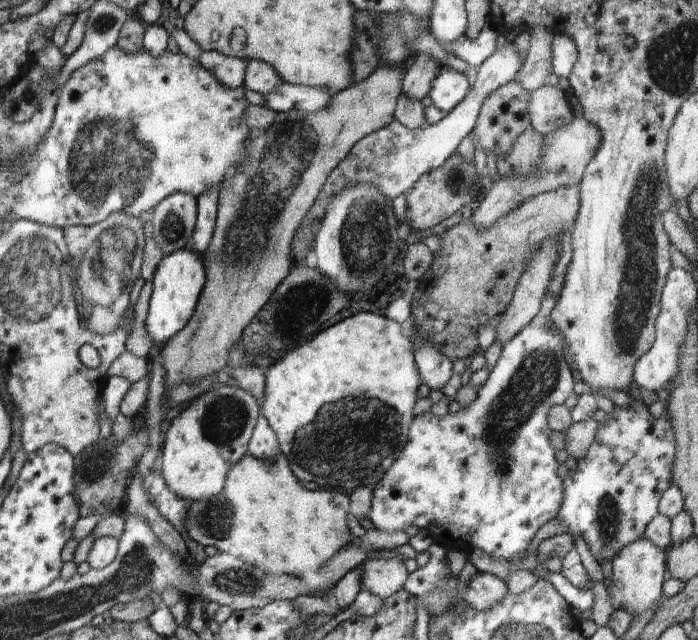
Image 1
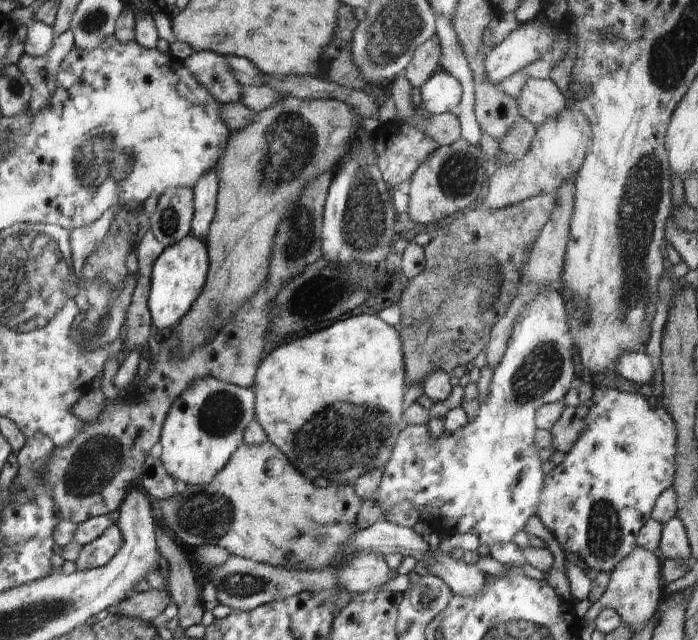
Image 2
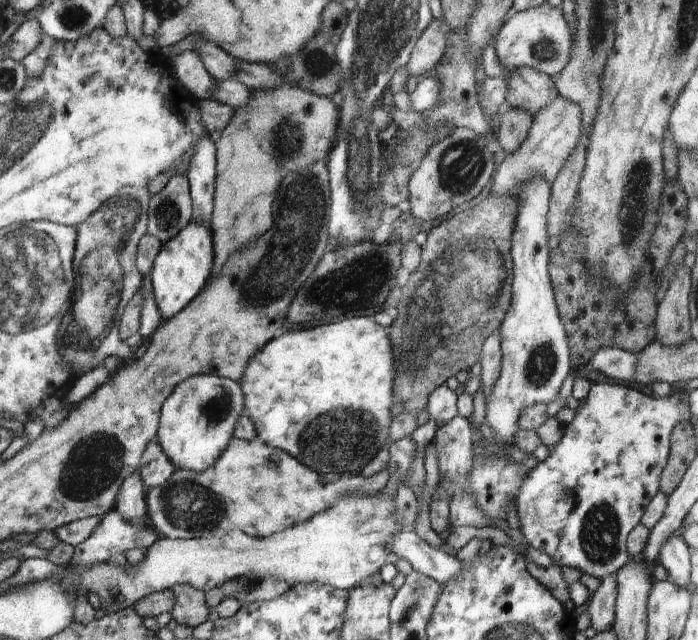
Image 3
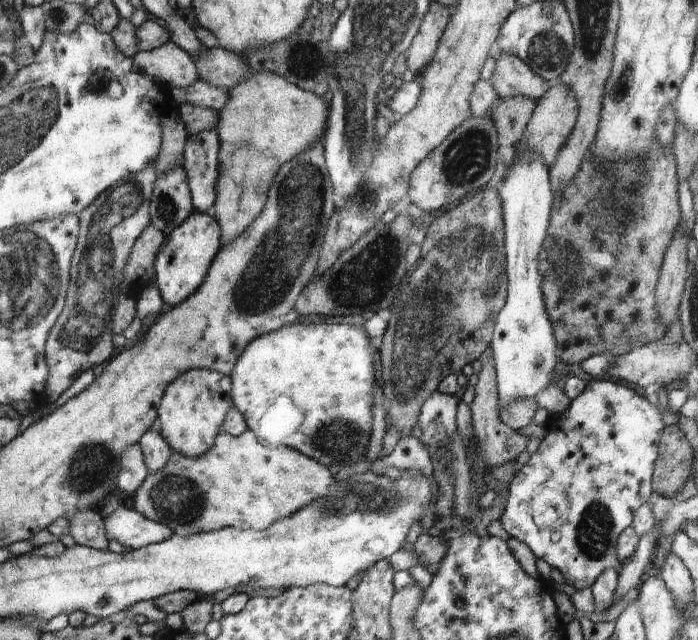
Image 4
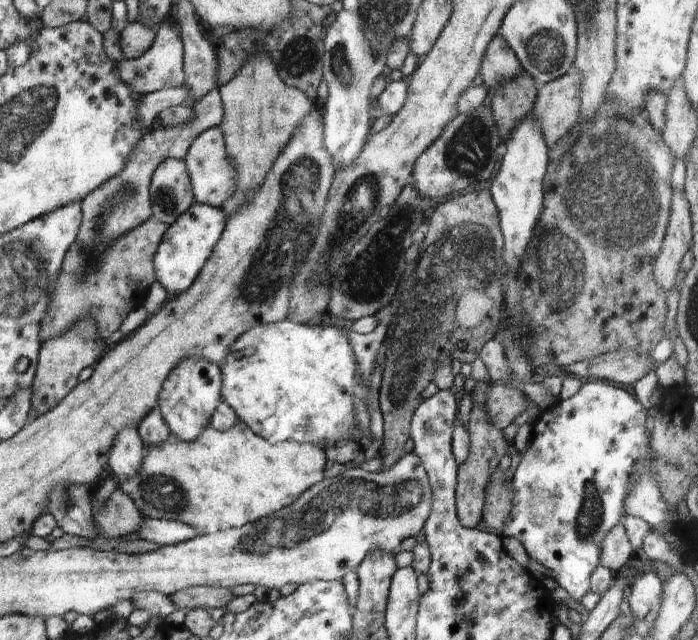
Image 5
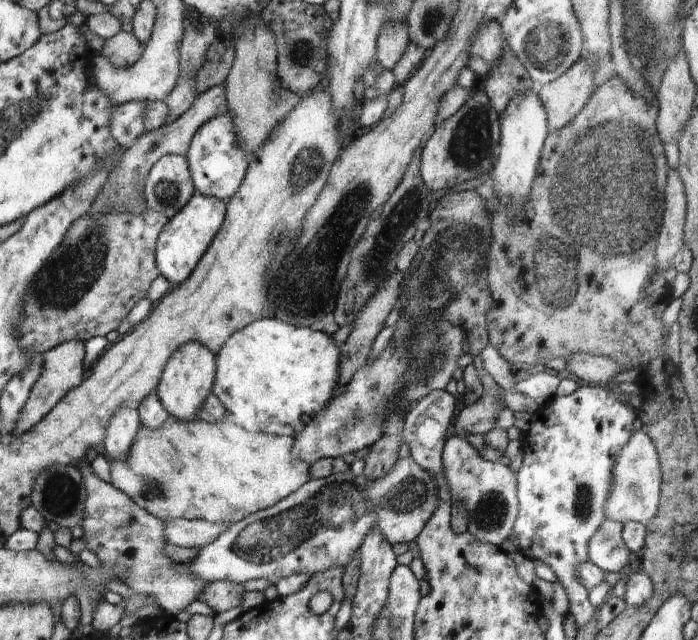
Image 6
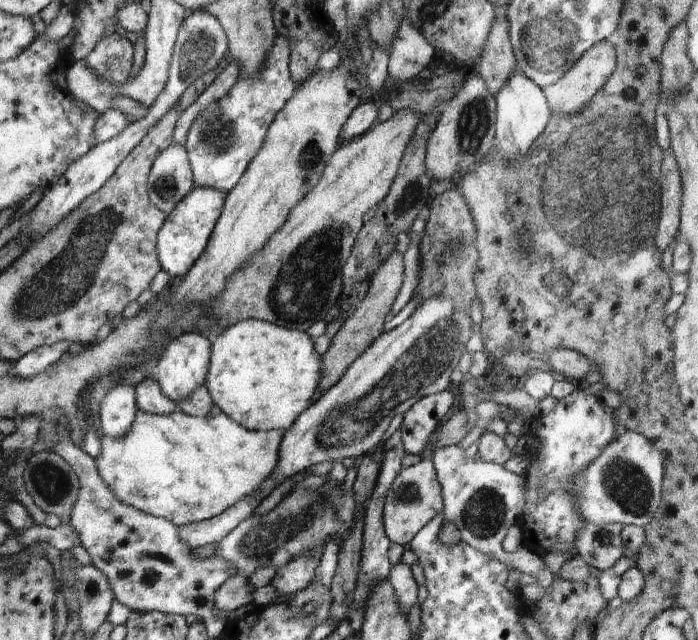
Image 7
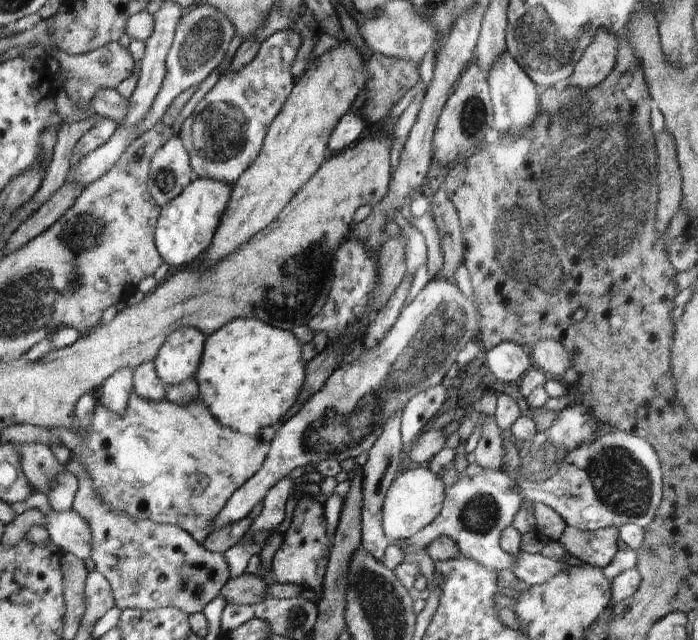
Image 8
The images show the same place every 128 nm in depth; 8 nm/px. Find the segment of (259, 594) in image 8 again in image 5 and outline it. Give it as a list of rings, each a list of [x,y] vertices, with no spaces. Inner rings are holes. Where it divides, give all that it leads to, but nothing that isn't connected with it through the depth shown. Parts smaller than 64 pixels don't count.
[[[195,586],[186,587],[167,596],[176,608],[181,610],[226,608],[235,597],[228,587]]]

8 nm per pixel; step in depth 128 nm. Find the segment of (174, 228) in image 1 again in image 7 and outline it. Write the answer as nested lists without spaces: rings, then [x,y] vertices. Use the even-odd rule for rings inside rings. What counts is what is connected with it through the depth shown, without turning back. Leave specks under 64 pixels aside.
[[[172,143],[153,162],[147,178],[147,193],[150,202],[164,214],[192,192],[193,170],[185,145]]]

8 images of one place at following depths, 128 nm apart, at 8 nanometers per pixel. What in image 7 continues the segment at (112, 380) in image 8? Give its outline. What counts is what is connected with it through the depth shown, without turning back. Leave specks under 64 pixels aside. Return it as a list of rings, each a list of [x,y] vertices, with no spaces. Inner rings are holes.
[[[126,382],[114,385],[99,404],[97,427],[104,435],[120,438],[132,426],[137,410],[134,386]]]

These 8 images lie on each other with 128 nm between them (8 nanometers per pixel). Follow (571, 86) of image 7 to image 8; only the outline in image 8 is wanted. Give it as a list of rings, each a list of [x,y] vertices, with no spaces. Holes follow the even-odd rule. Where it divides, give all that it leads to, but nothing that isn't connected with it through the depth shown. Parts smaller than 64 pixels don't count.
[[[600,30],[584,49],[570,77],[570,85],[591,89],[612,72],[619,49],[618,35]]]

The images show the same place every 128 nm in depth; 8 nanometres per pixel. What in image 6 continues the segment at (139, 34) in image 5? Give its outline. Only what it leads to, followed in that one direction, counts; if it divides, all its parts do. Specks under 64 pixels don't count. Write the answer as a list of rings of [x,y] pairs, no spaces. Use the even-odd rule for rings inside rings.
[[[120,31],[112,38],[105,40],[101,55],[107,58],[115,68],[126,68],[132,66],[142,56],[144,49],[144,45],[134,33]]]

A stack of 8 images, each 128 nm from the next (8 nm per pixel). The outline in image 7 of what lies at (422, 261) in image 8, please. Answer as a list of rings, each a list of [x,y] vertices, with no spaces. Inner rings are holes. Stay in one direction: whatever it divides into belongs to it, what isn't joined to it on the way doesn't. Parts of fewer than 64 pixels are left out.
[[[408,229],[407,232],[410,237],[410,243],[406,252],[403,253],[403,283],[398,291],[396,300],[392,305],[389,318],[398,314],[400,310],[406,306],[406,303],[411,299],[412,292],[414,292],[416,285],[418,284],[418,277],[420,276],[420,255],[421,250],[419,242],[414,241],[417,235]]]

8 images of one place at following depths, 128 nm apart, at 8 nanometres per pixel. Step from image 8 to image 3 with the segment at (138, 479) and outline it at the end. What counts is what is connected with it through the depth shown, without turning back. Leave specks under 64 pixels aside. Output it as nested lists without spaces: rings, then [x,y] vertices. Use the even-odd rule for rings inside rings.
[[[258,435],[249,441],[233,436],[222,456],[218,457],[215,464],[208,469],[194,472],[178,467],[162,486],[147,489],[145,498],[147,516],[150,525],[154,526],[162,536],[173,539],[223,537],[232,528],[236,528],[237,531],[242,530],[248,536],[270,537],[271,534],[278,532],[278,528],[289,529],[291,526],[307,521],[316,513],[328,510],[344,495],[356,493],[371,495],[382,490],[389,476],[387,467],[366,478],[361,474],[352,474],[327,482],[320,473],[298,462],[287,452],[264,444]]]

